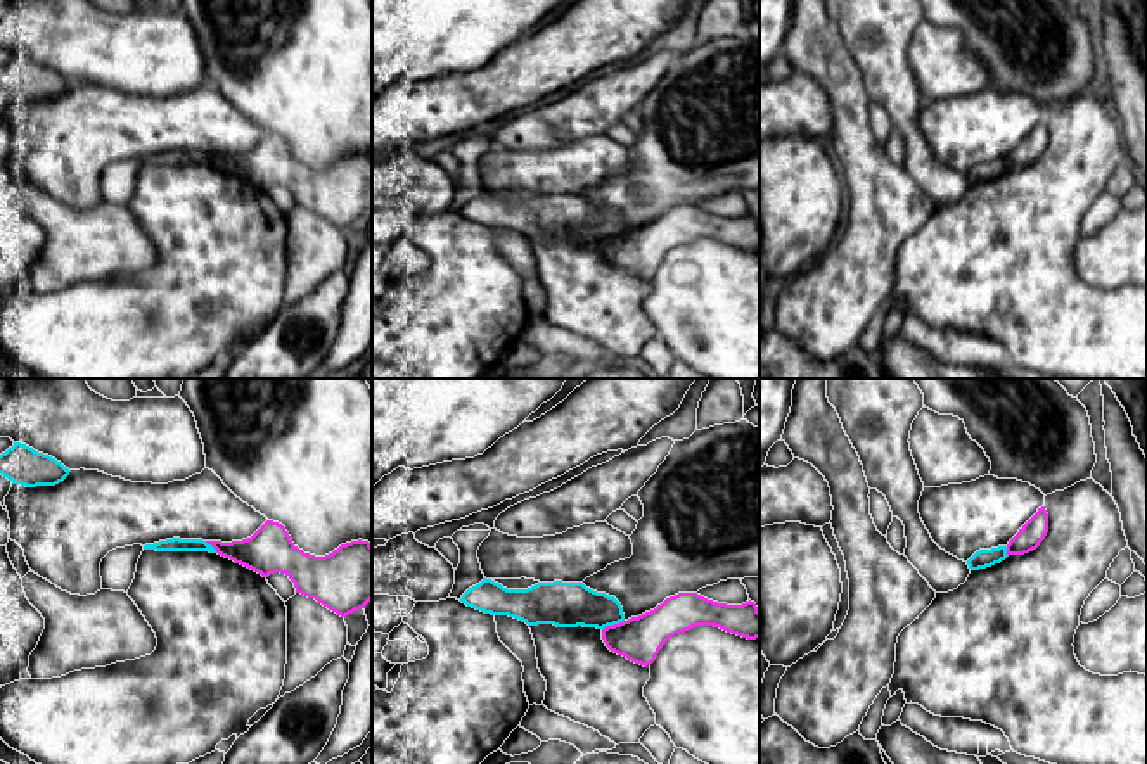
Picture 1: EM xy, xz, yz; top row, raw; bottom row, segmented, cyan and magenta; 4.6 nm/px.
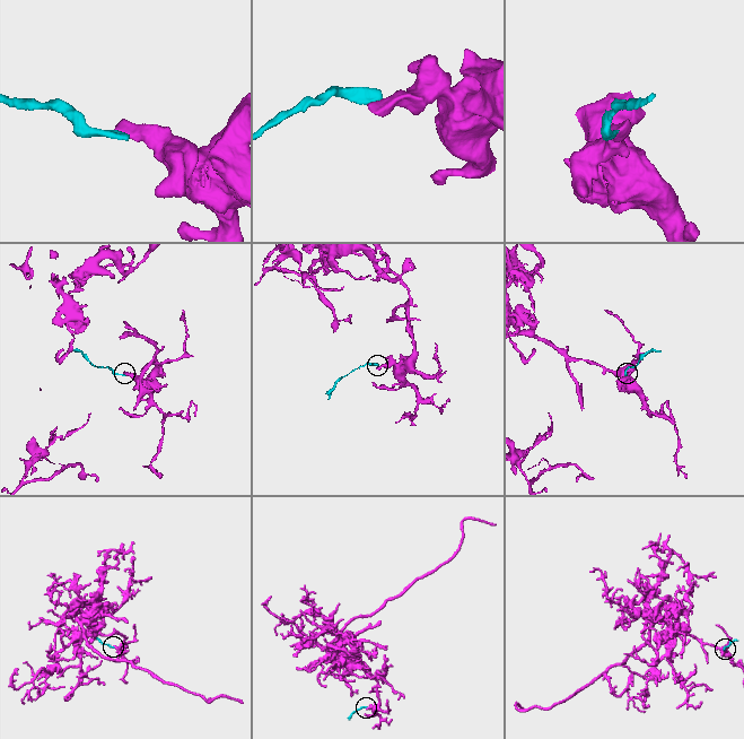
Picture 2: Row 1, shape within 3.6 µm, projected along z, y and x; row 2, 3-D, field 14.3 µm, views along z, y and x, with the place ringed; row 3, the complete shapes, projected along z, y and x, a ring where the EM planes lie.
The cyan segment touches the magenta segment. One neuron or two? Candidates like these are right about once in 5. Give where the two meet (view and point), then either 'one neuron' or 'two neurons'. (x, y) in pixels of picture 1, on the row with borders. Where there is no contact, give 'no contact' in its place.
xz (613, 624) | two neurons

